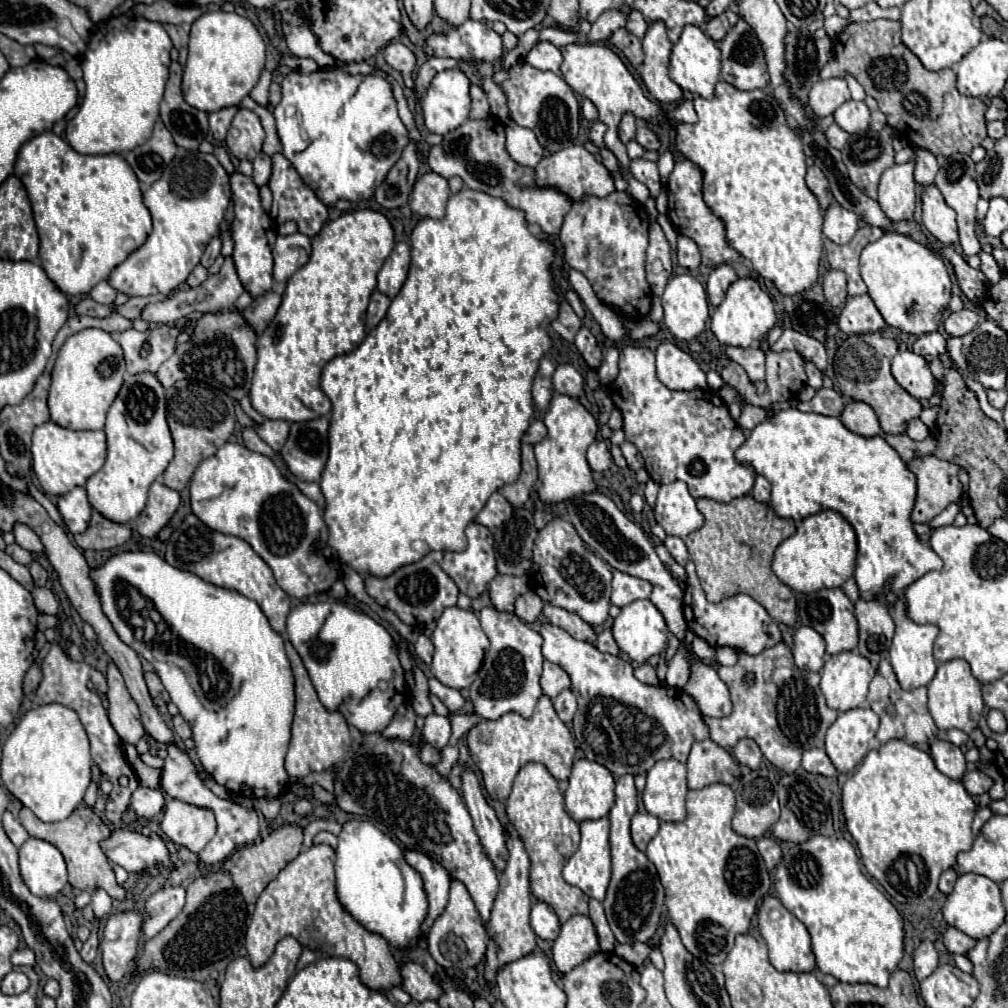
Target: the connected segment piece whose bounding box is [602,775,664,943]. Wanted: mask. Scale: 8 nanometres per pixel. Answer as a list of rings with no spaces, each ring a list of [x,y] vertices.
[[[622,775],[616,781],[616,803],[610,811],[610,847],[612,847],[612,879],[606,891],[604,899],[604,911],[606,919],[610,923],[610,929],[616,935],[618,943],[634,943],[642,941],[648,943],[662,919],[662,907],[664,907],[664,887],[660,883],[660,877],[656,873],[656,867],[648,861],[648,857],[638,851],[630,837],[630,819],[636,813],[638,795],[634,787],[632,775]]]

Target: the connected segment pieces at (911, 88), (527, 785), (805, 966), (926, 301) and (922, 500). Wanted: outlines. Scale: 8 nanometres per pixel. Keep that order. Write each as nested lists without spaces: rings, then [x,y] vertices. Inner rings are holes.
[[[876,19],[870,23],[850,23],[834,41],[834,57],[822,67],[820,77],[844,77],[844,73],[852,73],[858,83],[878,101],[878,109],[886,115],[888,125],[898,129],[898,135],[908,139],[914,147],[922,147],[932,151],[934,155],[950,157],[954,153],[970,153],[974,147],[982,143],[986,137],[986,105],[978,97],[960,95],[956,89],[956,73],[952,69],[928,71],[924,65],[902,45],[900,39],[900,21]]]
[[[526,763],[516,779],[512,793],[506,801],[506,815],[520,839],[524,841],[524,847],[530,857],[530,889],[532,895],[538,901],[544,901],[550,905],[556,915],[560,917],[560,923],[566,923],[572,915],[588,915],[588,897],[582,889],[568,885],[562,879],[562,867],[572,857],[576,847],[572,845],[570,837],[576,837],[578,823],[566,813],[564,797],[558,791],[558,781],[550,775],[550,771],[542,763]],[[560,849],[566,849],[566,857]]]
[[[766,895],[764,903],[758,909],[758,929],[762,939],[768,945],[768,955],[770,955],[770,963],[778,969],[778,971],[814,971],[814,953],[810,947],[810,935],[808,929],[804,927],[802,921],[798,921],[798,917],[794,917],[782,903],[778,897]]]
[[[890,231],[864,247],[860,255],[860,273],[868,285],[868,295],[890,327],[920,337],[936,331],[942,323],[952,297],[952,281],[946,263],[932,249],[902,233]]]
[[[934,455],[916,457],[908,463],[908,469],[918,479],[918,495],[912,511],[914,523],[932,521],[942,509],[958,501],[964,487],[958,479],[958,465],[942,461]]]

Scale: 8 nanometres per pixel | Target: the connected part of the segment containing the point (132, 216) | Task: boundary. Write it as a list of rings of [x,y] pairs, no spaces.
[[[48,131],[24,143],[24,147],[18,153],[14,175],[20,177],[20,181],[24,183],[34,209],[42,269],[54,281],[54,285],[58,285],[58,289],[68,297],[88,295],[96,283],[108,279],[112,269],[120,265],[132,251],[136,251],[150,235],[152,219],[142,201],[138,177],[134,177],[134,171],[130,169],[126,159],[118,153],[80,155],[62,137]]]

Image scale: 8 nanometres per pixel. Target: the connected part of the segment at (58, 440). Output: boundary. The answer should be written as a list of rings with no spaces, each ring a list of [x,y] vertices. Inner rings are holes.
[[[46,421],[34,429],[32,435],[32,471],[40,487],[48,495],[64,495],[78,485],[84,485],[106,461],[106,433],[104,431],[72,431]]]

